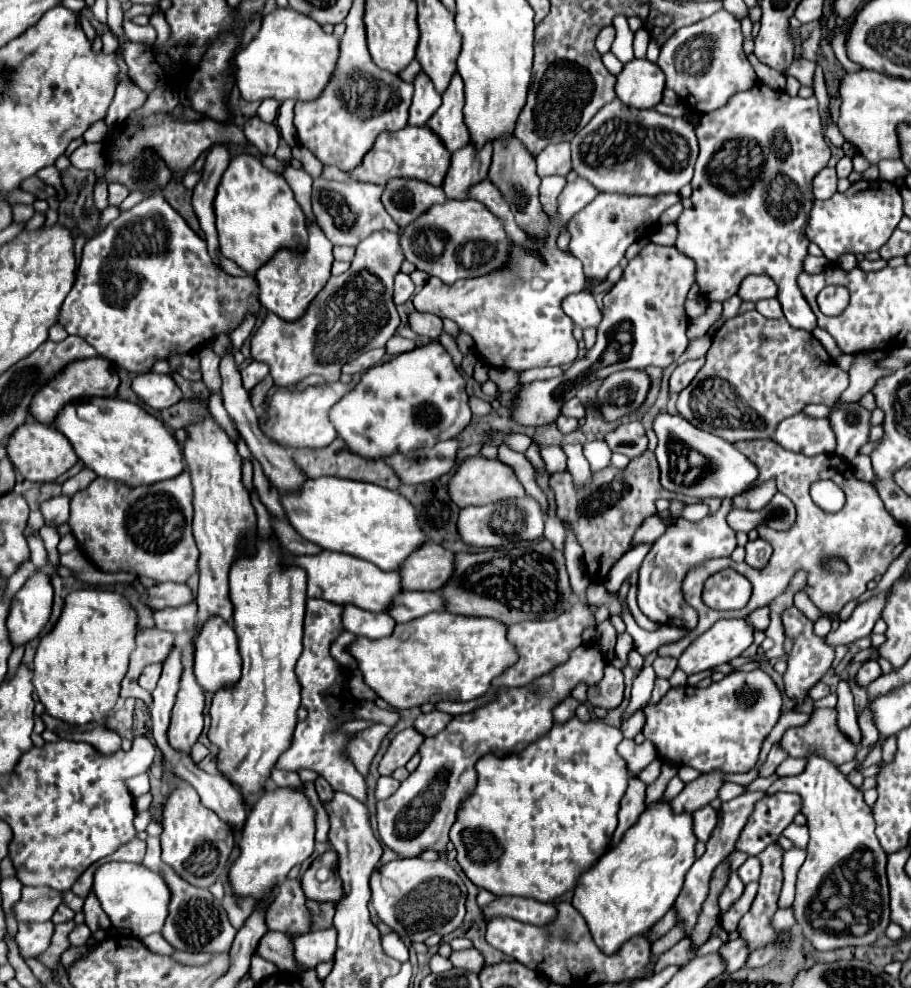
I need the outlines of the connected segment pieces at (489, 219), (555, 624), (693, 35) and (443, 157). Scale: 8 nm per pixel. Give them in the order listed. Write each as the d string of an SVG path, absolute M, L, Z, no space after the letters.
M447 200L441 206L437 204L403 228L399 238L405 258L419 270L441 278L445 284L497 272L497 268L507 264L509 244L513 244L505 232L503 220L493 216L493 212L483 208L477 200Z
M575 602L569 612L563 612L561 616L557 616L555 620L549 620L549 622L519 622L519 624L509 626L507 638L509 638L511 644L517 646L519 660L517 660L515 666L507 668L503 676L497 676L493 680L493 688L523 686L523 684L529 684L535 678L547 674L555 664L565 662L569 658L569 654L577 646L583 644L581 634L589 626L595 626L595 616L589 610L589 604L581 604L581 602Z
M721 10L699 24L679 28L663 46L657 66L665 74L665 86L671 88L695 112L711 112L723 108L737 92L753 88L757 76L743 52L743 34L739 20Z
M407 126L397 132L381 132L373 148L365 154L365 160L361 160L361 166L349 172L349 178L365 184L377 184L377 186L385 186L393 178L413 178L413 180L427 182L431 186L441 186L449 162L451 162L451 154L427 126L421 128Z

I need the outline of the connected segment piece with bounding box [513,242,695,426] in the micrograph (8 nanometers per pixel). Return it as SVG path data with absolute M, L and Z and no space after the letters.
M647 244L623 270L621 280L603 298L603 320L597 328L597 342L587 354L575 360L561 376L551 380L535 380L521 384L513 396L513 420L521 426L549 426L561 414L561 404L571 400L587 380L603 378L613 372L647 366L667 368L685 352L687 324L685 312L687 292L695 284L695 264L675 246Z

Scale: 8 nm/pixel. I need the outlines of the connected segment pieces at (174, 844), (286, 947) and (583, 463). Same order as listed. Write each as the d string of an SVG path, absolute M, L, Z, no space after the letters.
M181 786L169 796L163 808L163 826L161 860L193 886L209 888L211 884L215 884L225 870L235 844L231 828L221 822L221 818L213 810L201 804L197 792L191 786Z
M267 932L257 946L261 958L273 962L279 970L297 972L295 958L293 958L293 944L291 938L283 932Z
M565 444L563 452L567 456L567 470L573 474L575 484L579 488L589 484L591 482L591 470L589 470L589 462L583 456L581 444Z

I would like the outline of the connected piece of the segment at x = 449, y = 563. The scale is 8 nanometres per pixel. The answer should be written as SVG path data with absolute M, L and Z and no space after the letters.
M425 542L413 556L405 558L399 570L403 590L437 590L453 574L453 552L447 552L439 544Z

